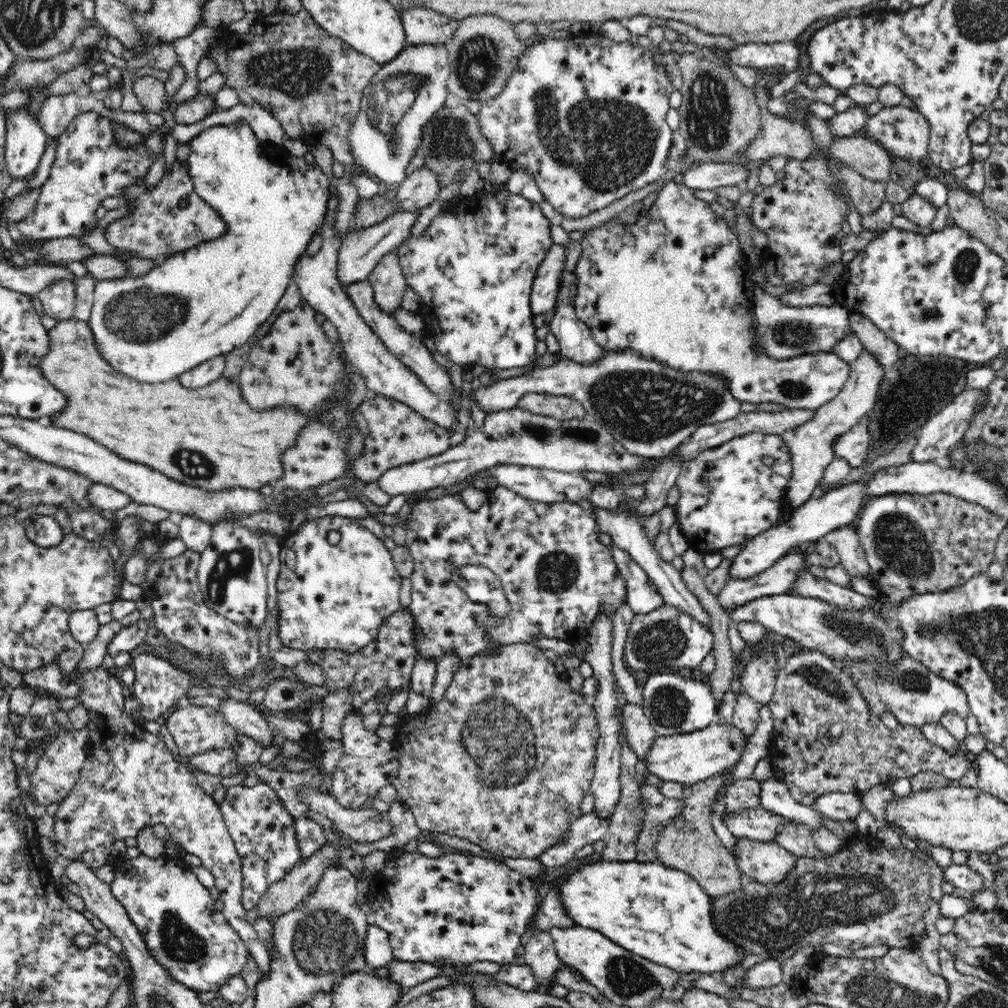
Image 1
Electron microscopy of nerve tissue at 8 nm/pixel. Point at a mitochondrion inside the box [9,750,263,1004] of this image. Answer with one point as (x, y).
(178, 941)

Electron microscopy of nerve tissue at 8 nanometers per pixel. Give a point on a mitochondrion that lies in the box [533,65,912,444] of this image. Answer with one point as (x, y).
(708, 114)

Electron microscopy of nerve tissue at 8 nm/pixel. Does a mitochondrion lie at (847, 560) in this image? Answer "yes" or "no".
no

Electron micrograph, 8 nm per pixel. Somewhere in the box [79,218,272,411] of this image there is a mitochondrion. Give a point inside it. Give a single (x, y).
(143, 316)

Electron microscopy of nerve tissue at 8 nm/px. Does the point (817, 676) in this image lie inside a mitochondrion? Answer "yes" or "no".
yes

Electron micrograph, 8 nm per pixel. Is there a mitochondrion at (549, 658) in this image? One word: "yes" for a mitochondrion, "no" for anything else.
no

